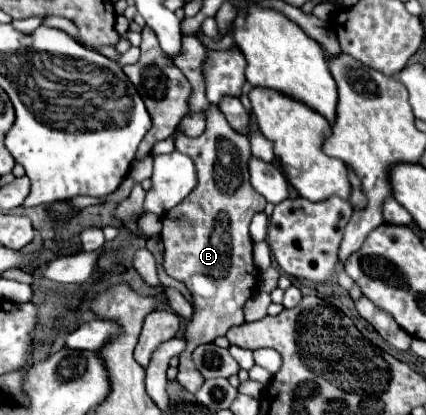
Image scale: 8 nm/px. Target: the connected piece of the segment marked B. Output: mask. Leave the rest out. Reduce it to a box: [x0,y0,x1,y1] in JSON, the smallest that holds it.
[160,35,266,393]

